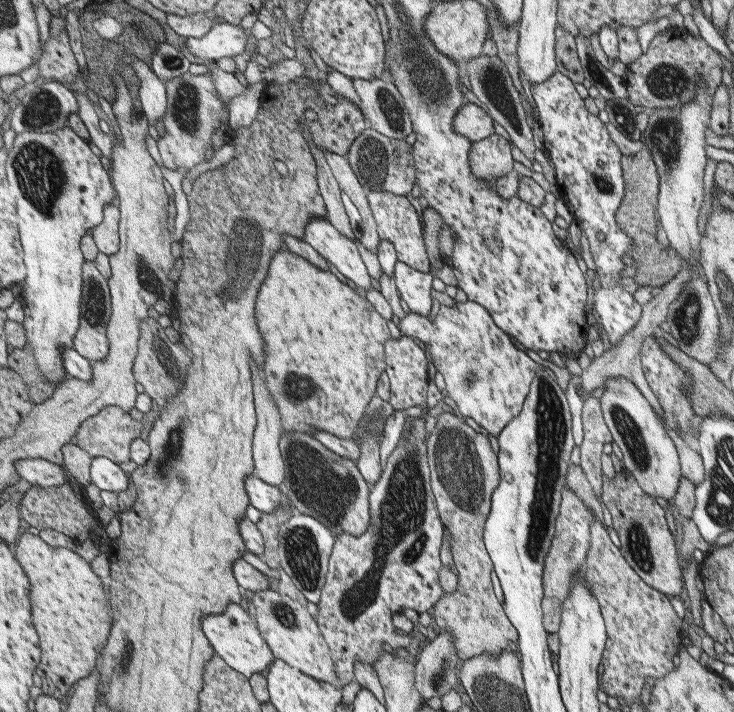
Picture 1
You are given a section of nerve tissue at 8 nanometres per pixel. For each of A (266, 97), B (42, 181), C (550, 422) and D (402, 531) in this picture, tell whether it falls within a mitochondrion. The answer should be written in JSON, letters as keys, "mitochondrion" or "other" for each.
{"A":"other","B":"mitochondrion","C":"mitochondrion","D":"mitochondrion"}

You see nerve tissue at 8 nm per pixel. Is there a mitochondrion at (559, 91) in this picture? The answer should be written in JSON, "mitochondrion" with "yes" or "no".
{"mitochondrion":"no"}

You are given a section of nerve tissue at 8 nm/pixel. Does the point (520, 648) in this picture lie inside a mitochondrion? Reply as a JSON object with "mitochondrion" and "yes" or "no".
{"mitochondrion":"no"}

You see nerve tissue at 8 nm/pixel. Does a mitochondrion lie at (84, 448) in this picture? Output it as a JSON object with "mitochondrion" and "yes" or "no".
{"mitochondrion":"no"}

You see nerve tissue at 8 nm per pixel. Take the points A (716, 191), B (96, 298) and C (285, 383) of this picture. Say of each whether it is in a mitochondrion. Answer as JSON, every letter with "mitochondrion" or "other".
{"A":"other","B":"mitochondrion","C":"mitochondrion"}

